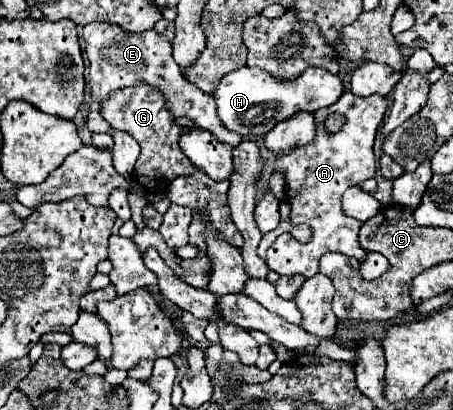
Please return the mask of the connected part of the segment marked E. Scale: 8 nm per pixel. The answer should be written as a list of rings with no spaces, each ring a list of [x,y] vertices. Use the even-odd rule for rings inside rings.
[[[91,23],[91,25],[83,27],[83,39],[85,39],[85,53],[89,57],[89,77],[91,77],[91,93],[93,93],[93,103],[89,109],[87,127],[97,133],[109,133],[115,139],[113,167],[119,175],[123,175],[127,179],[133,175],[133,165],[139,157],[139,143],[127,133],[107,129],[107,125],[99,113],[99,105],[101,105],[103,97],[107,97],[107,93],[121,89],[121,87],[127,87],[127,85],[135,85],[139,81],[145,81],[145,83],[157,87],[165,95],[167,107],[175,113],[175,117],[185,115],[185,117],[193,119],[195,125],[209,131],[217,141],[221,141],[225,145],[237,147],[243,141],[243,137],[239,133],[229,131],[219,121],[215,99],[211,95],[203,93],[201,89],[195,89],[195,85],[191,85],[179,73],[179,65],[175,65],[175,61],[171,57],[171,43],[165,35],[157,33],[155,29],[151,29],[147,33],[123,33],[123,29],[115,29],[115,25]]]

